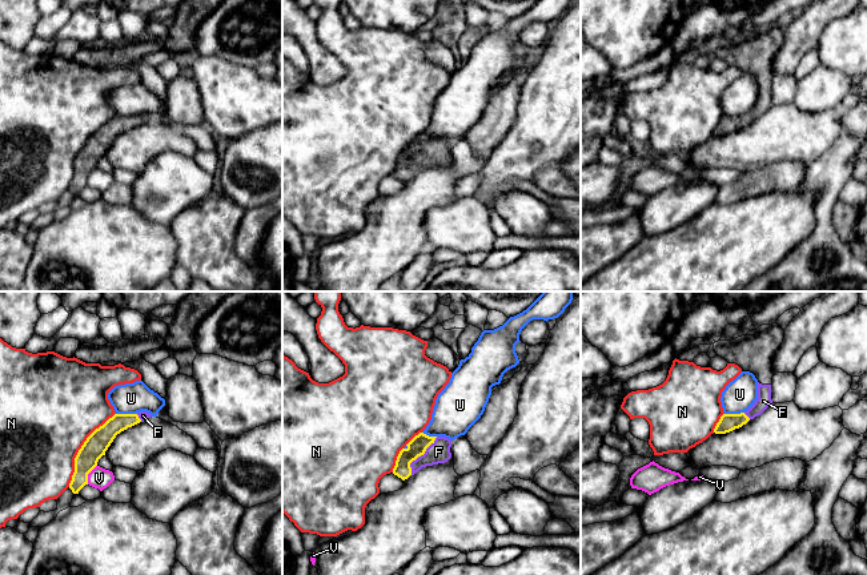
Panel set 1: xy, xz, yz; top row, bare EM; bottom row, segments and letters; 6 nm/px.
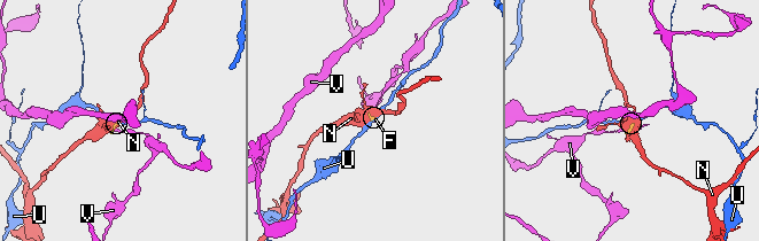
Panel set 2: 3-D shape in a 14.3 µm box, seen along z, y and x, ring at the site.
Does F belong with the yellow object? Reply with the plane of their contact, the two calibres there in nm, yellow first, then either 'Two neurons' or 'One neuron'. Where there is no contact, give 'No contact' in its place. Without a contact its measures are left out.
Touches yellow in xz. Thickness 110 nm (yellow) against 130 nm. One neuron

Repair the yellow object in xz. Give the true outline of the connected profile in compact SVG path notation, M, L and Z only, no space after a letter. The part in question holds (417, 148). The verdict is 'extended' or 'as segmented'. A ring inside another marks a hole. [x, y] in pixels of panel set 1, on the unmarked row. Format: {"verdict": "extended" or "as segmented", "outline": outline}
{"verdict": "extended", "outline": "M416 137L397 158L393 176L402 182L422 169L445 165L451 160L451 142L445 138Z"}

